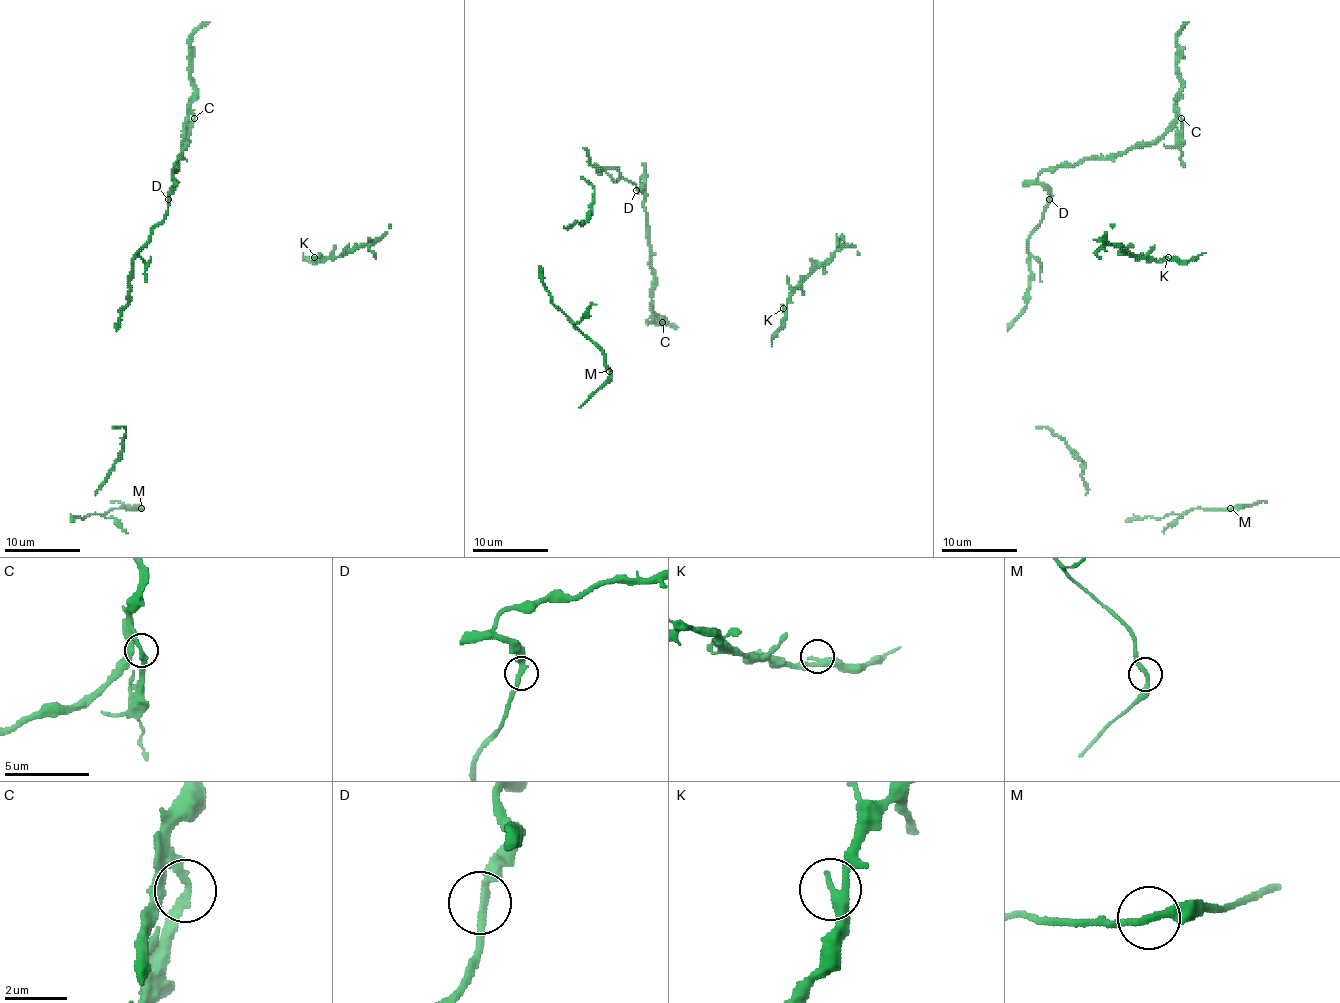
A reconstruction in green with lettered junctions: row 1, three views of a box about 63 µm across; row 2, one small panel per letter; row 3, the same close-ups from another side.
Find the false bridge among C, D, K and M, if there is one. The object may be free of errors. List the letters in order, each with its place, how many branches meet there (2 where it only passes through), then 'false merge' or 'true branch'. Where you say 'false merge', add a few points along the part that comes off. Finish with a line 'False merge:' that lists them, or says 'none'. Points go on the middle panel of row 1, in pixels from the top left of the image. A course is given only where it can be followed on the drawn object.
C: place (662, 322); branches 2; false merge; course (663, 321), (648, 321), (648, 325)
D: place (636, 190); branches 2; true branch
K: place (783, 308); branches 2; true branch
M: place (609, 371); branches 2; true branch
False merge: C

